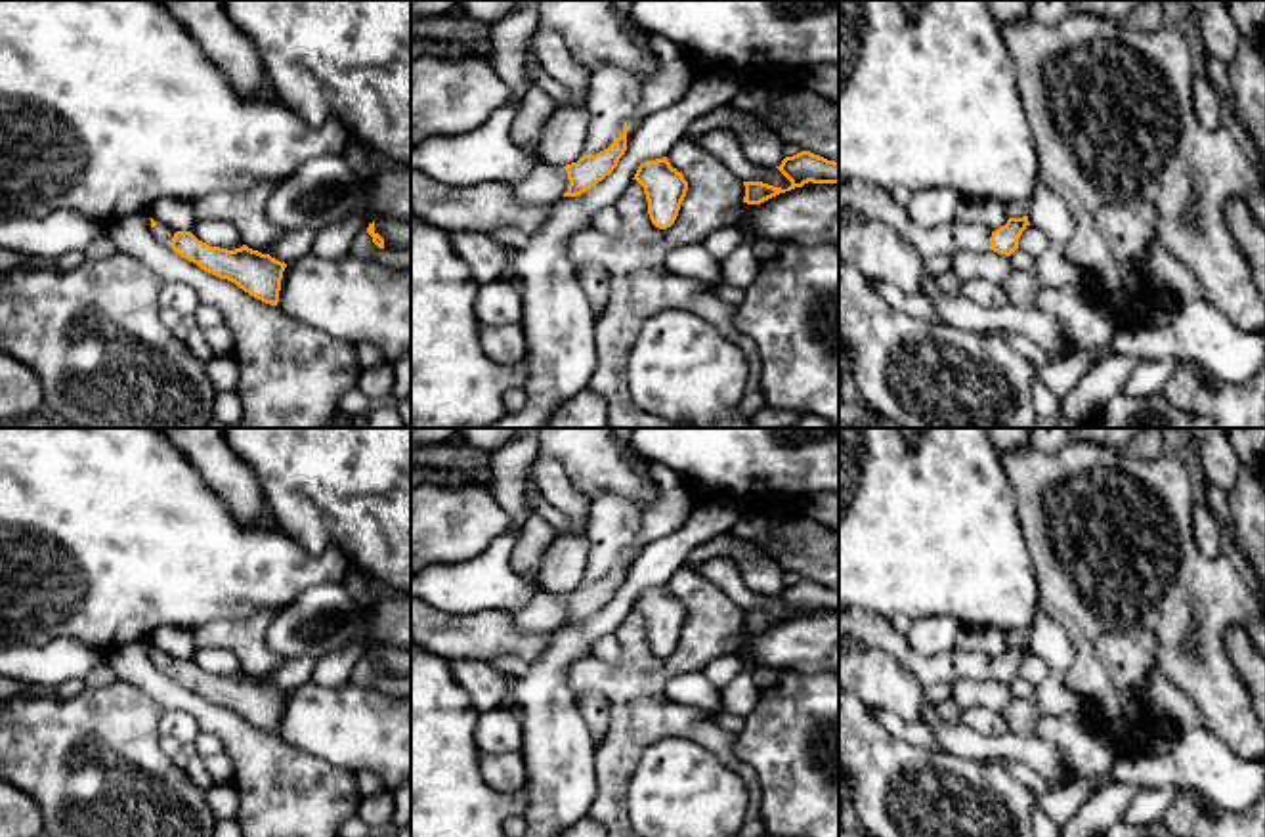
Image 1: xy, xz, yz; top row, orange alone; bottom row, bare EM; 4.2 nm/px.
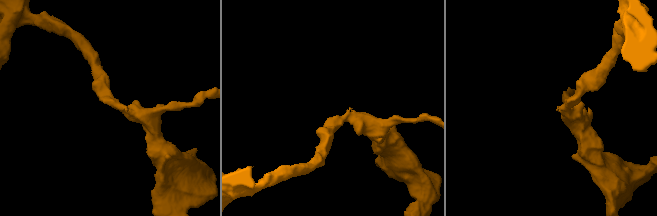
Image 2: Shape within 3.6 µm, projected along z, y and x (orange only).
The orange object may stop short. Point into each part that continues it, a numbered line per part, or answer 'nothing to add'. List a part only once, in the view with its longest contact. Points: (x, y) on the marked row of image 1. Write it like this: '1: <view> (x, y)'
1: xz (614, 96)

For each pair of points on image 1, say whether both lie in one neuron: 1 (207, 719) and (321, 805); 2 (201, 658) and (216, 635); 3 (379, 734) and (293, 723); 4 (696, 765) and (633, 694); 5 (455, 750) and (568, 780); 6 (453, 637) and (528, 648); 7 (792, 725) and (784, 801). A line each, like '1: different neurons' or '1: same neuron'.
1: same neuron
2: different neurons
3: same neuron
4: different neurons
5: different neurons
6: same neuron
7: same neuron

